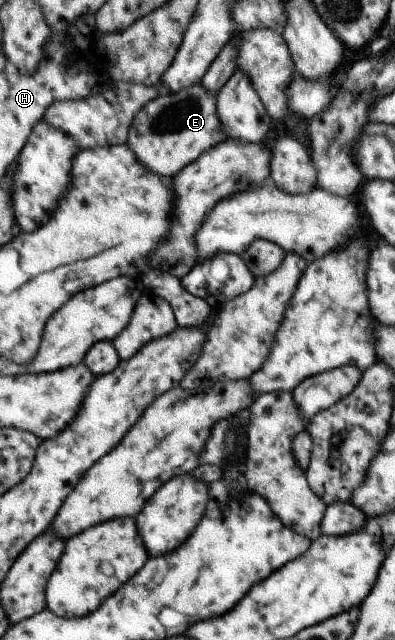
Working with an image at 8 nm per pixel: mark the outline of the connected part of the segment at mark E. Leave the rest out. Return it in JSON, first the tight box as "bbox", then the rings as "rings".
{"bbox":[127,85,228,178],"rings":[[[195,85],[190,89],[182,90],[178,94],[162,96],[148,102],[136,114],[136,118],[134,118],[132,126],[130,126],[127,145],[132,148],[134,156],[146,170],[170,178],[192,164],[192,162],[197,162],[198,158],[201,158],[206,152],[213,150],[225,141],[228,141],[228,132],[224,130],[220,114],[218,114],[218,98],[210,90],[206,90],[204,86]]]}

